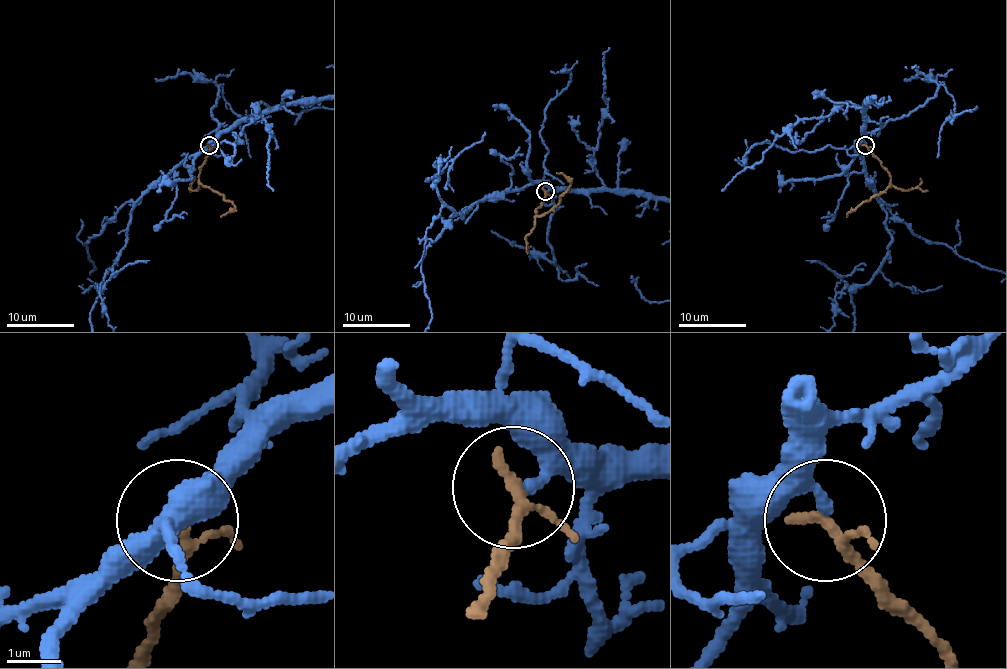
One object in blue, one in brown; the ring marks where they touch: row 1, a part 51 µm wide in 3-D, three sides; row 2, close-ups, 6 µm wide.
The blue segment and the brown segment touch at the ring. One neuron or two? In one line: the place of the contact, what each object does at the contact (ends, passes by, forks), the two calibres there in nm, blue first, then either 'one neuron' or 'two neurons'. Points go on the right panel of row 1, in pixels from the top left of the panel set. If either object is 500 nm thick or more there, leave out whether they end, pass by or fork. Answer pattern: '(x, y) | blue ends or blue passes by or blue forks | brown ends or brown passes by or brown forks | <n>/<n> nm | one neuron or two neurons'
(865, 145) | blue ends | brown passes by | 200/190 nm | two neurons

